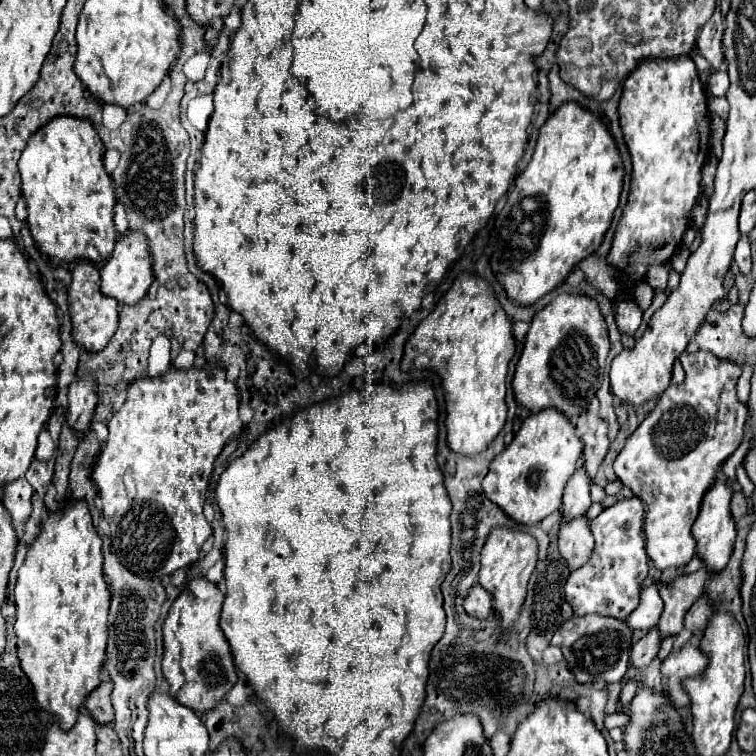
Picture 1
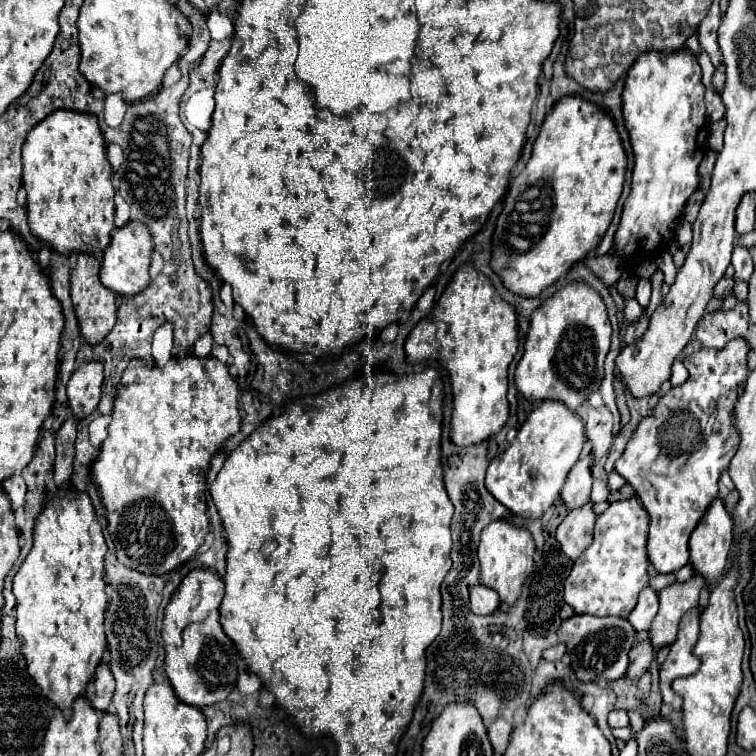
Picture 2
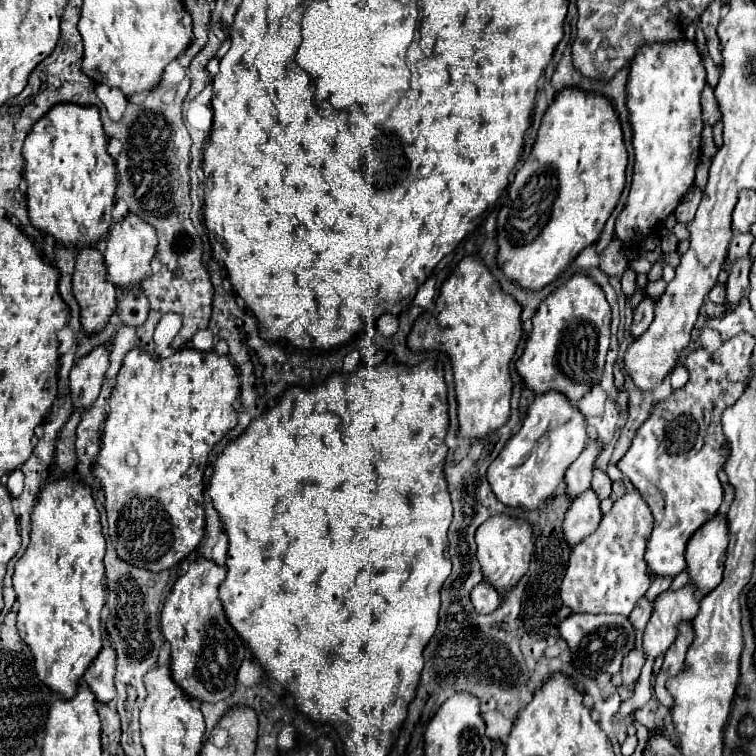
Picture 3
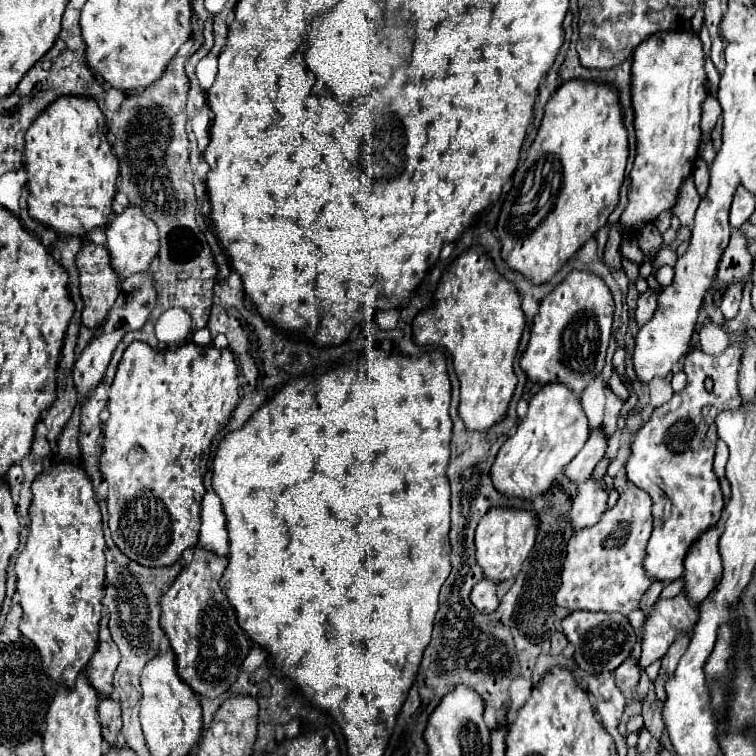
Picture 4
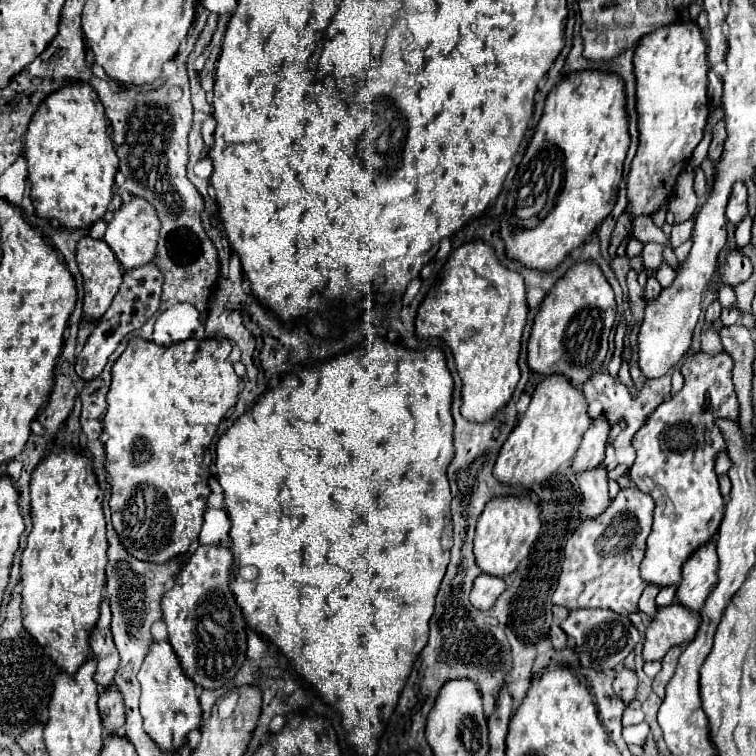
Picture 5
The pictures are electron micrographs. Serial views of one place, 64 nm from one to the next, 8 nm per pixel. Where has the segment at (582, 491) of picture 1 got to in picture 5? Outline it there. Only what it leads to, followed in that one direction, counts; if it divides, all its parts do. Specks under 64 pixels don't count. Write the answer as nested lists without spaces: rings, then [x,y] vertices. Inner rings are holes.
[[[598,416],[592,420],[590,428],[582,436],[580,448],[578,448],[574,462],[572,462],[572,468],[576,470],[576,474],[590,470],[604,460],[604,448],[606,448],[608,432],[610,432],[610,424],[604,416]]]

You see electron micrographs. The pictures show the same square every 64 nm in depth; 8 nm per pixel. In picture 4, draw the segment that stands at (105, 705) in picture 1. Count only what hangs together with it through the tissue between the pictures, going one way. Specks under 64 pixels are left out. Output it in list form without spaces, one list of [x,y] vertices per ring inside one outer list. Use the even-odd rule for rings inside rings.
[[[102,618],[98,630],[98,648],[86,670],[90,684],[98,690],[100,696],[112,694],[112,676],[118,668],[118,662],[120,662],[120,652],[110,636],[108,618]]]

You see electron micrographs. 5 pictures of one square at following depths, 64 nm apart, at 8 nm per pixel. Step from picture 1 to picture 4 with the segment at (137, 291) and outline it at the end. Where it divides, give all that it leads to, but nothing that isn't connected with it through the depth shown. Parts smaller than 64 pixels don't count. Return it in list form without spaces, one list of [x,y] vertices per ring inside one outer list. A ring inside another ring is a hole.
[[[128,204],[122,214],[114,214],[106,228],[106,240],[112,266],[120,274],[120,278],[126,278],[136,272],[146,272],[150,268],[150,262],[158,254],[158,226],[144,214],[140,206]]]

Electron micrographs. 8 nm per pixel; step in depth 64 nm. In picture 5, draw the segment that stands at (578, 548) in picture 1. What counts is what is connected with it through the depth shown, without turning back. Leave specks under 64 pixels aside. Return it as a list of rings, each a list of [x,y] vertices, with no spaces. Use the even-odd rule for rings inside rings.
[[[600,464],[592,470],[582,472],[582,476],[578,476],[578,482],[580,482],[580,490],[582,490],[580,516],[590,518],[590,516],[602,514],[610,504],[608,470]]]

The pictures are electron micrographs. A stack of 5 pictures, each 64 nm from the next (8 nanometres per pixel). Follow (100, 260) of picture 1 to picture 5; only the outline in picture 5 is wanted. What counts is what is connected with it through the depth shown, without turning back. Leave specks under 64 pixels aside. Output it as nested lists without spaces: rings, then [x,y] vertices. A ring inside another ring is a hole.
[[[74,80],[42,100],[38,110],[34,112],[34,118],[24,138],[24,158],[28,162],[30,172],[28,178],[32,184],[30,196],[38,216],[56,218],[62,226],[70,230],[92,226],[96,220],[104,216],[104,212],[112,202],[112,186],[114,176],[118,172],[118,156],[114,150],[114,142],[110,140],[108,134],[108,120],[104,114],[104,106],[88,82]]]

